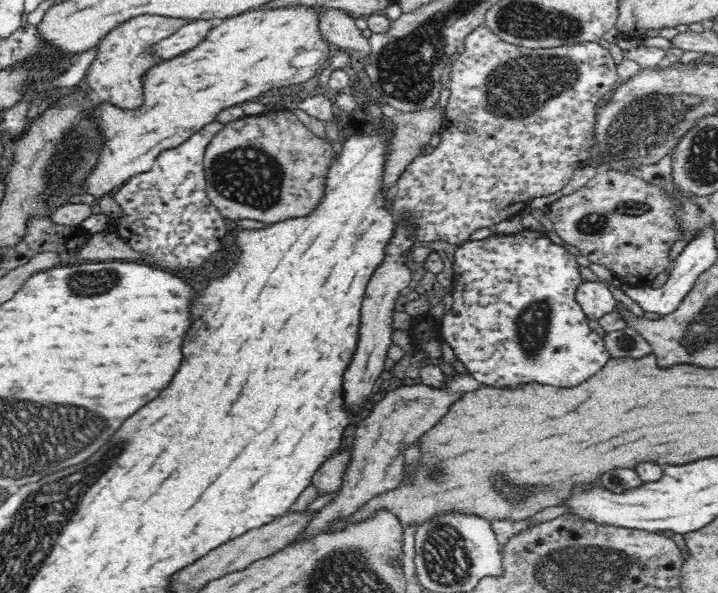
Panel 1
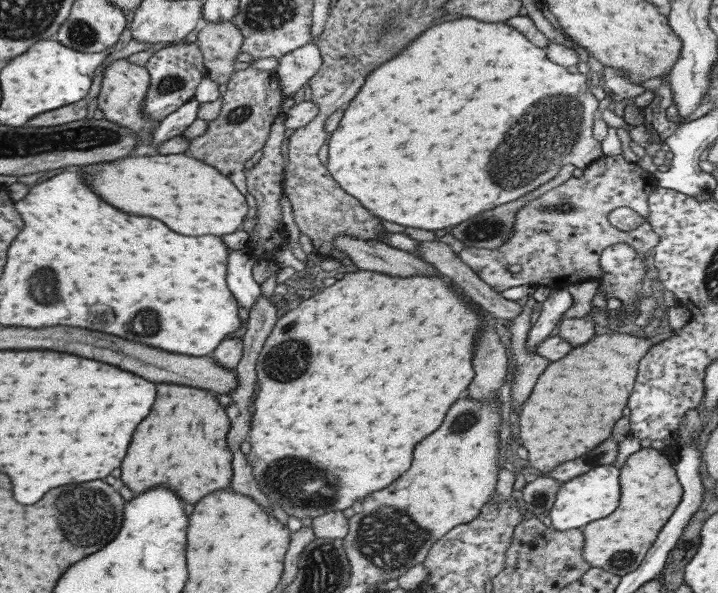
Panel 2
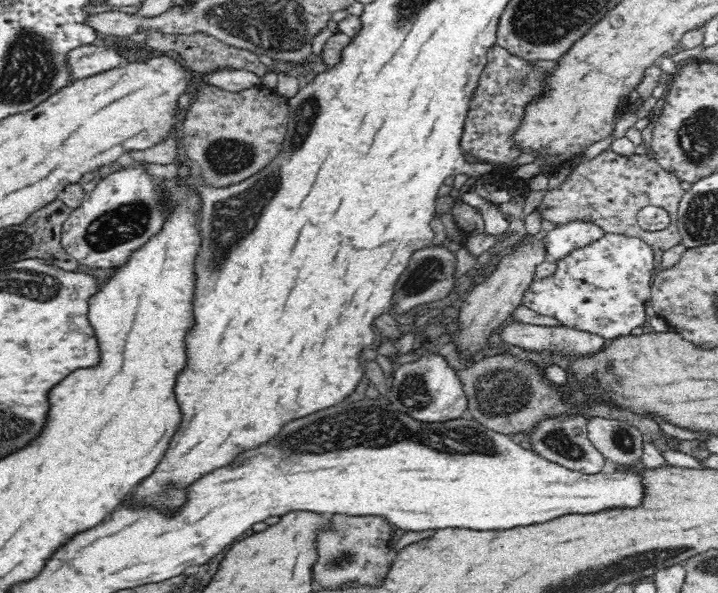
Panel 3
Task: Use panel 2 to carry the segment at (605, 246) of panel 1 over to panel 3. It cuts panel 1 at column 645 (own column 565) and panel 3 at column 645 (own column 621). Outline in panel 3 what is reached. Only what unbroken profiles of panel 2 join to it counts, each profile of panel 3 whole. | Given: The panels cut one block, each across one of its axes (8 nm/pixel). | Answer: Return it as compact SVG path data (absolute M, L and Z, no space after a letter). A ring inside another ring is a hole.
M608 149L573 169L562 184L544 195L538 210L542 220L557 225L588 221L602 227L605 234L638 237L653 248L655 264L660 266L662 254L681 243L677 215L685 191L680 187L680 182L677 176L662 168L655 157L620 156ZM650 204L668 212L671 219L668 227L661 231L646 231L638 225L638 212Z

